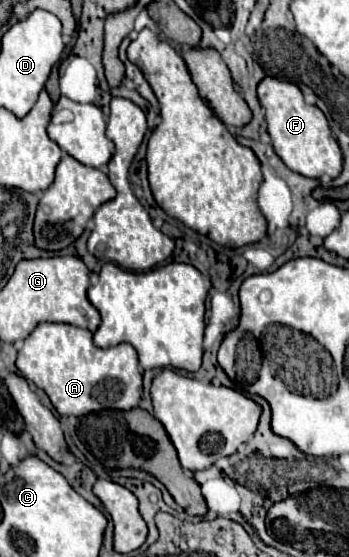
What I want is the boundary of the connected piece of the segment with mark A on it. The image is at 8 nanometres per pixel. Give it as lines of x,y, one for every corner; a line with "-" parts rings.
42,322
24,340
22,350
16,358
16,368
20,374
42,388
60,416
84,416
94,410
130,410
136,408
142,396
142,372
138,364
136,350
130,344
118,344
112,348
98,348
92,342
92,332
72,326
72,324
50,324

